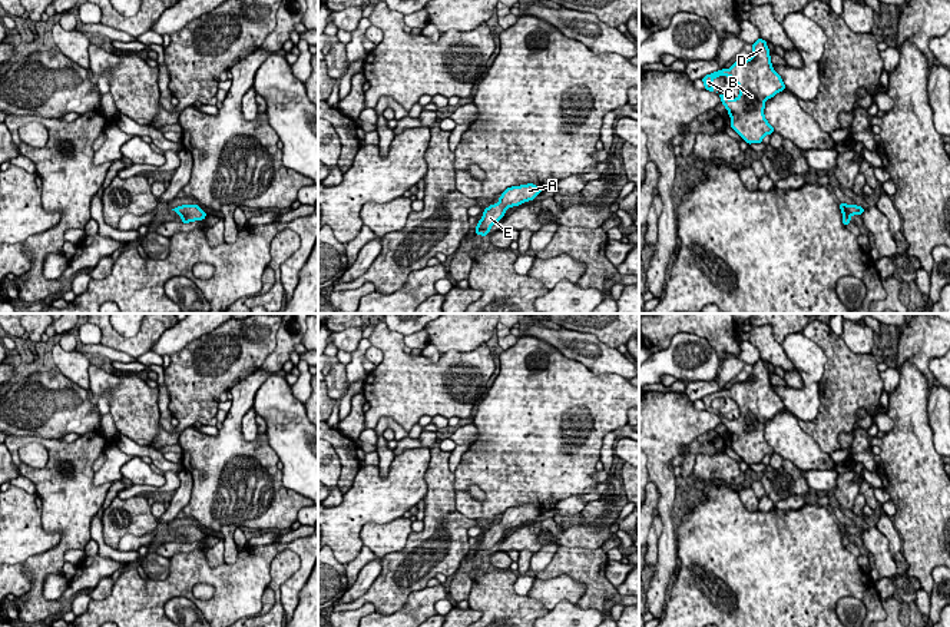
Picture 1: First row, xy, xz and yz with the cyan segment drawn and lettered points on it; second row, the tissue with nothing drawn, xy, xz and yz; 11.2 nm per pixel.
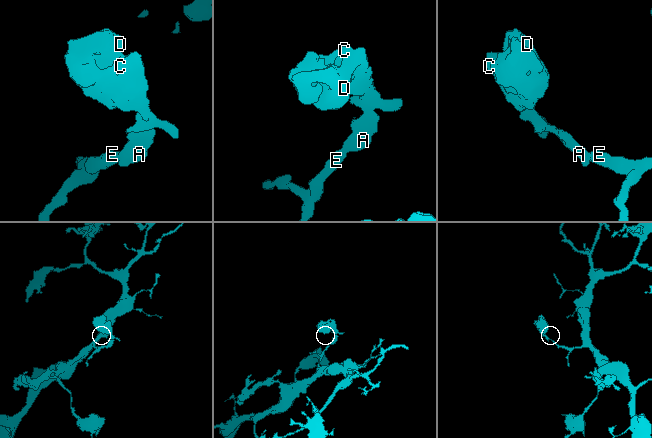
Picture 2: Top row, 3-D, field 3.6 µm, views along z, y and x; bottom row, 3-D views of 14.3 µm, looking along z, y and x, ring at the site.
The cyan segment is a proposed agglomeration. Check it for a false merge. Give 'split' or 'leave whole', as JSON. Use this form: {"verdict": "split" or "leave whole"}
{"verdict": "leave whole"}

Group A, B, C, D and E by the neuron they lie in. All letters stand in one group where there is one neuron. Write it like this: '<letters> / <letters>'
A B C D E

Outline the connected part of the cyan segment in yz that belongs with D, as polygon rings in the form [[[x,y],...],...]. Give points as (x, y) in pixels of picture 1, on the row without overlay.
[[[761,358],[752,365],[752,378],[735,382],[729,389],[722,389],[702,398],[705,411],[716,412],[712,401],[718,397],[734,399],[739,408],[737,419],[718,414],[721,424],[731,437],[731,448],[748,464],[761,464],[765,455],[772,455],[774,448],[764,437],[765,422],[778,412],[785,411],[781,397],[772,389],[769,369]]]

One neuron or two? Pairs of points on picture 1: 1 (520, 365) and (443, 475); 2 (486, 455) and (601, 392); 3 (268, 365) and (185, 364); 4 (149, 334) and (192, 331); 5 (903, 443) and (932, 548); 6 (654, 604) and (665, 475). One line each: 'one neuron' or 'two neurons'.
1: two neurons
2: one neuron
3: two neurons
4: two neurons
5: one neuron
6: one neuron

